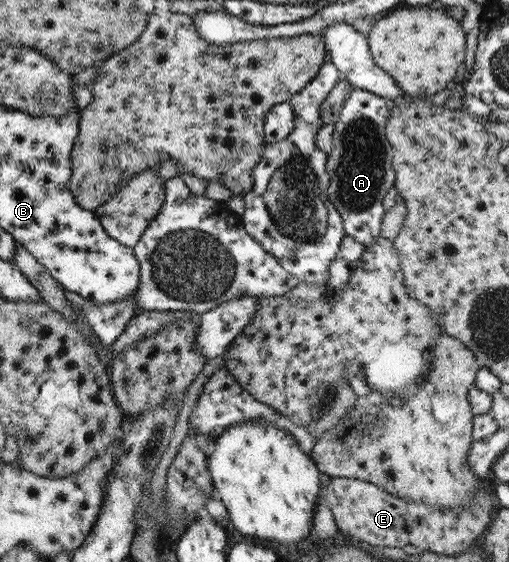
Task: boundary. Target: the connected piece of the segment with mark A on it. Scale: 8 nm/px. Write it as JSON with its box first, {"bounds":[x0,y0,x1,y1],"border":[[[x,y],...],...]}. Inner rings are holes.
{"bounds":[325,87,394,246],"border":[[[351,87],[331,133],[333,147],[325,163],[325,172],[329,176],[327,200],[342,218],[344,233],[363,243],[363,246],[371,245],[380,234],[381,218],[385,211],[381,200],[394,184],[394,170],[390,163],[392,148],[384,132],[391,107],[392,100],[380,97],[373,91]]]}

